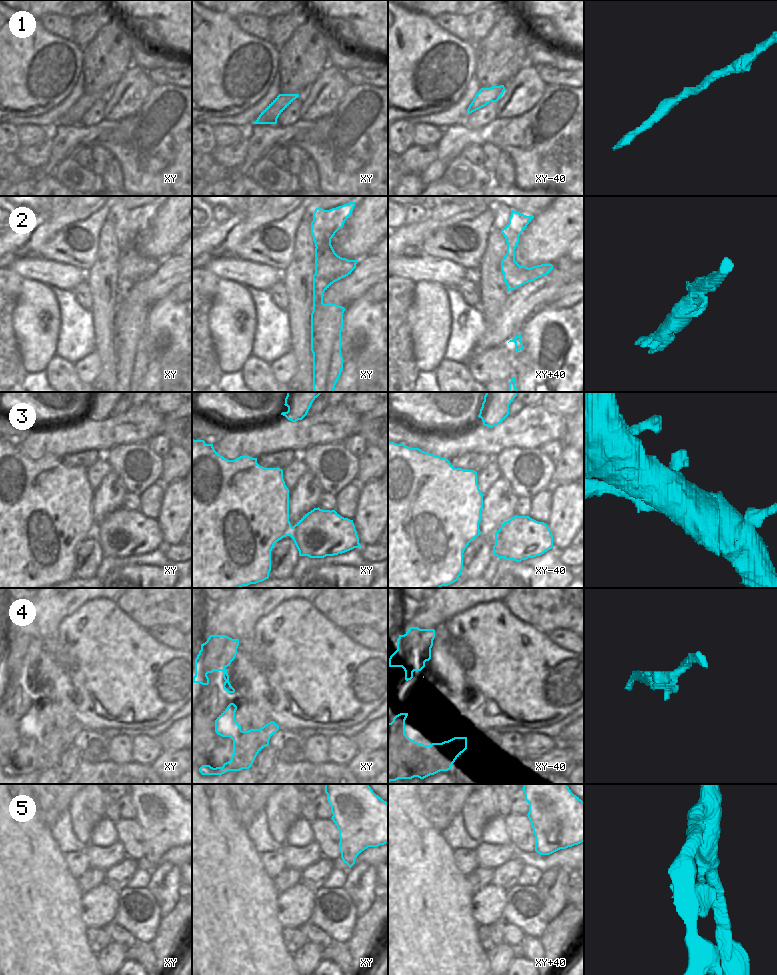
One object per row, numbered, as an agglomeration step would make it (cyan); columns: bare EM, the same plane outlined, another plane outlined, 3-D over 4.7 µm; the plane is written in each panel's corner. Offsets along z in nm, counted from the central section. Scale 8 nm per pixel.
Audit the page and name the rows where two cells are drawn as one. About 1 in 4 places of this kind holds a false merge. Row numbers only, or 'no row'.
2, 3

